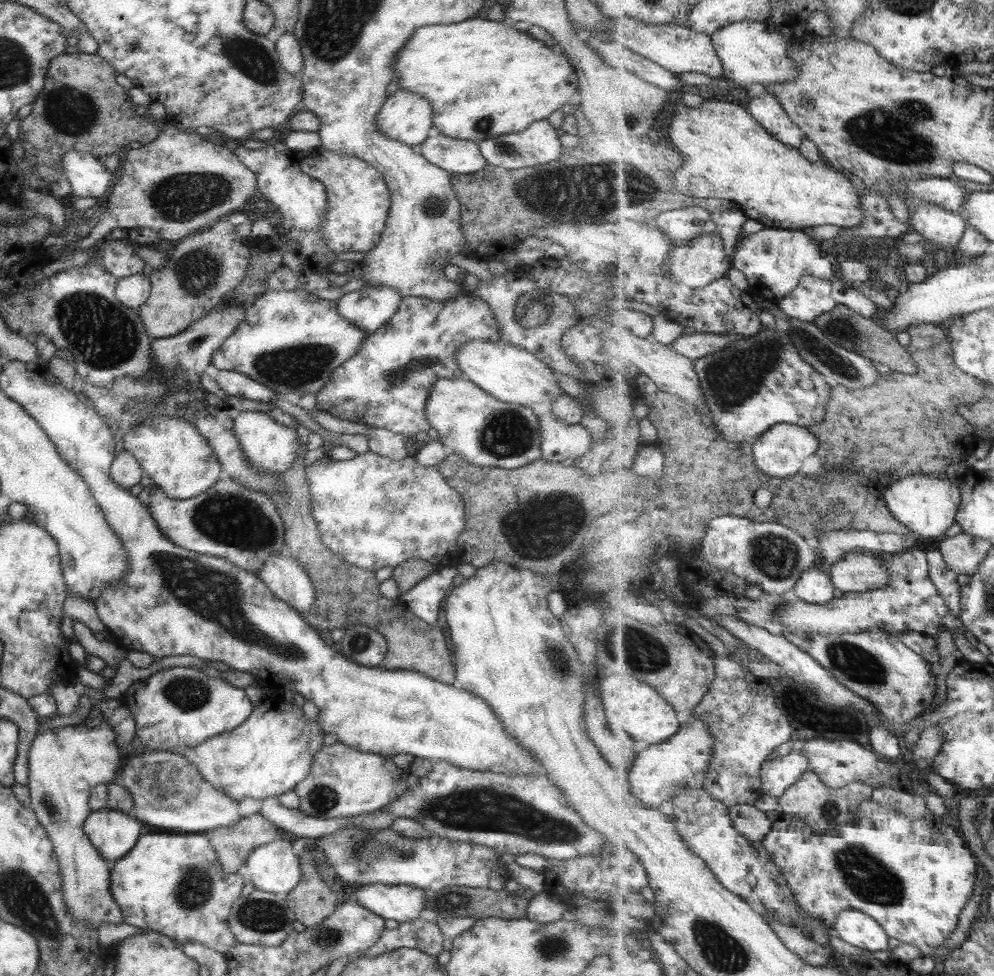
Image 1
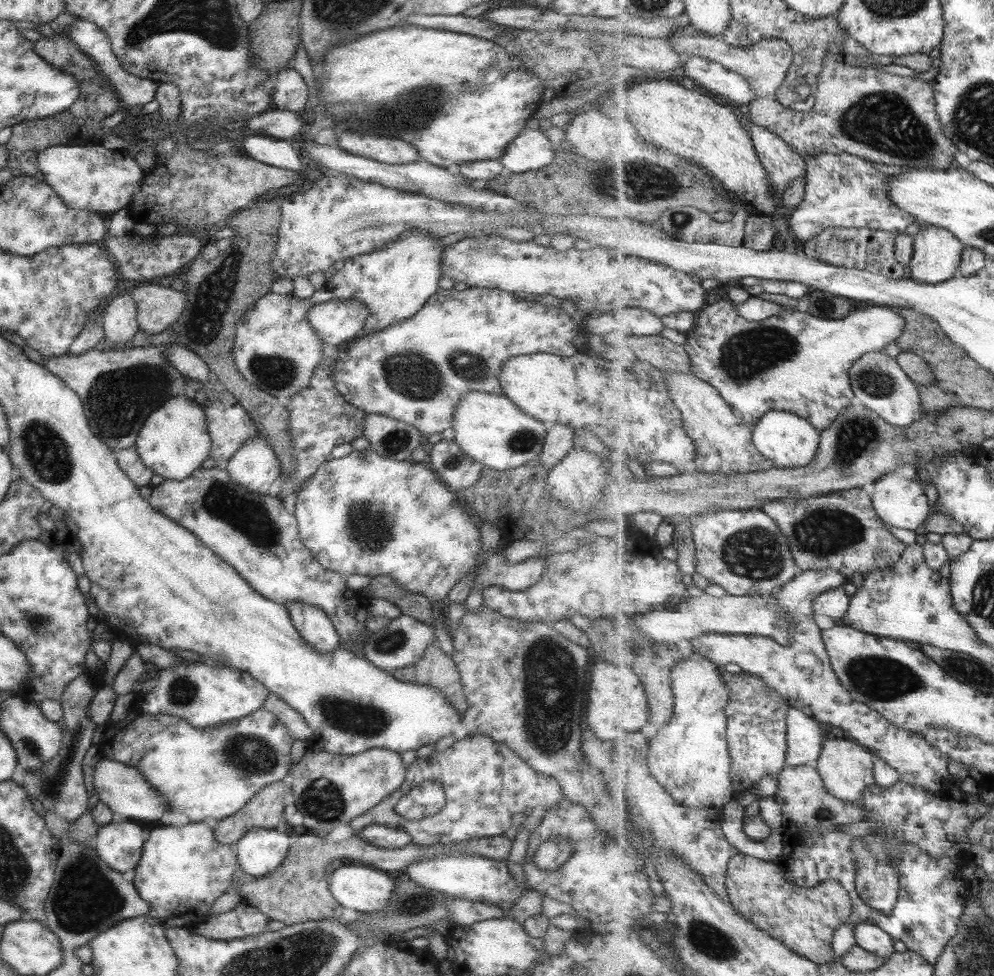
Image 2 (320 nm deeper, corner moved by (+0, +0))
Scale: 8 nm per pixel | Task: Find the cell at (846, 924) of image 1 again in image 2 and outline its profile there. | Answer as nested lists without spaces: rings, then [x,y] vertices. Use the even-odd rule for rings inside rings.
[[[863,922],[854,927],[856,929],[856,941],[865,950],[887,958],[887,960],[895,952],[895,940],[880,925]]]

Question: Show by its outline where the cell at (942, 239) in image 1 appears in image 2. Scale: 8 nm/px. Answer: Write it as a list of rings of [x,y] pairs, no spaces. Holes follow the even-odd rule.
[[[932,226],[914,236],[914,255],[908,264],[913,279],[937,284],[959,275],[966,244],[946,228]]]

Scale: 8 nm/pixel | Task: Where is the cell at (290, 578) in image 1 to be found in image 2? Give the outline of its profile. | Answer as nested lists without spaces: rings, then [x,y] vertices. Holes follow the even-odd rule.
[[[289,603],[287,609],[299,636],[317,652],[333,652],[340,643],[339,635],[325,613],[313,605]]]

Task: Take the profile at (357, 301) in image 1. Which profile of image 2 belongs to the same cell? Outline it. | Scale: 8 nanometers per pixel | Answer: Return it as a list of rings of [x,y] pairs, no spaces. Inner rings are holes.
[[[332,298],[306,310],[309,327],[317,333],[325,355],[331,357],[342,343],[361,335],[367,316],[365,305],[356,300]]]

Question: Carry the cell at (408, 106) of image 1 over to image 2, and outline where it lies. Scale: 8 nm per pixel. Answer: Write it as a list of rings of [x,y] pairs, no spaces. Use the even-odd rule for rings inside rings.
[[[339,132],[338,146],[353,156],[363,156],[381,164],[409,164],[418,159],[412,144],[393,137],[376,137],[374,134]]]

